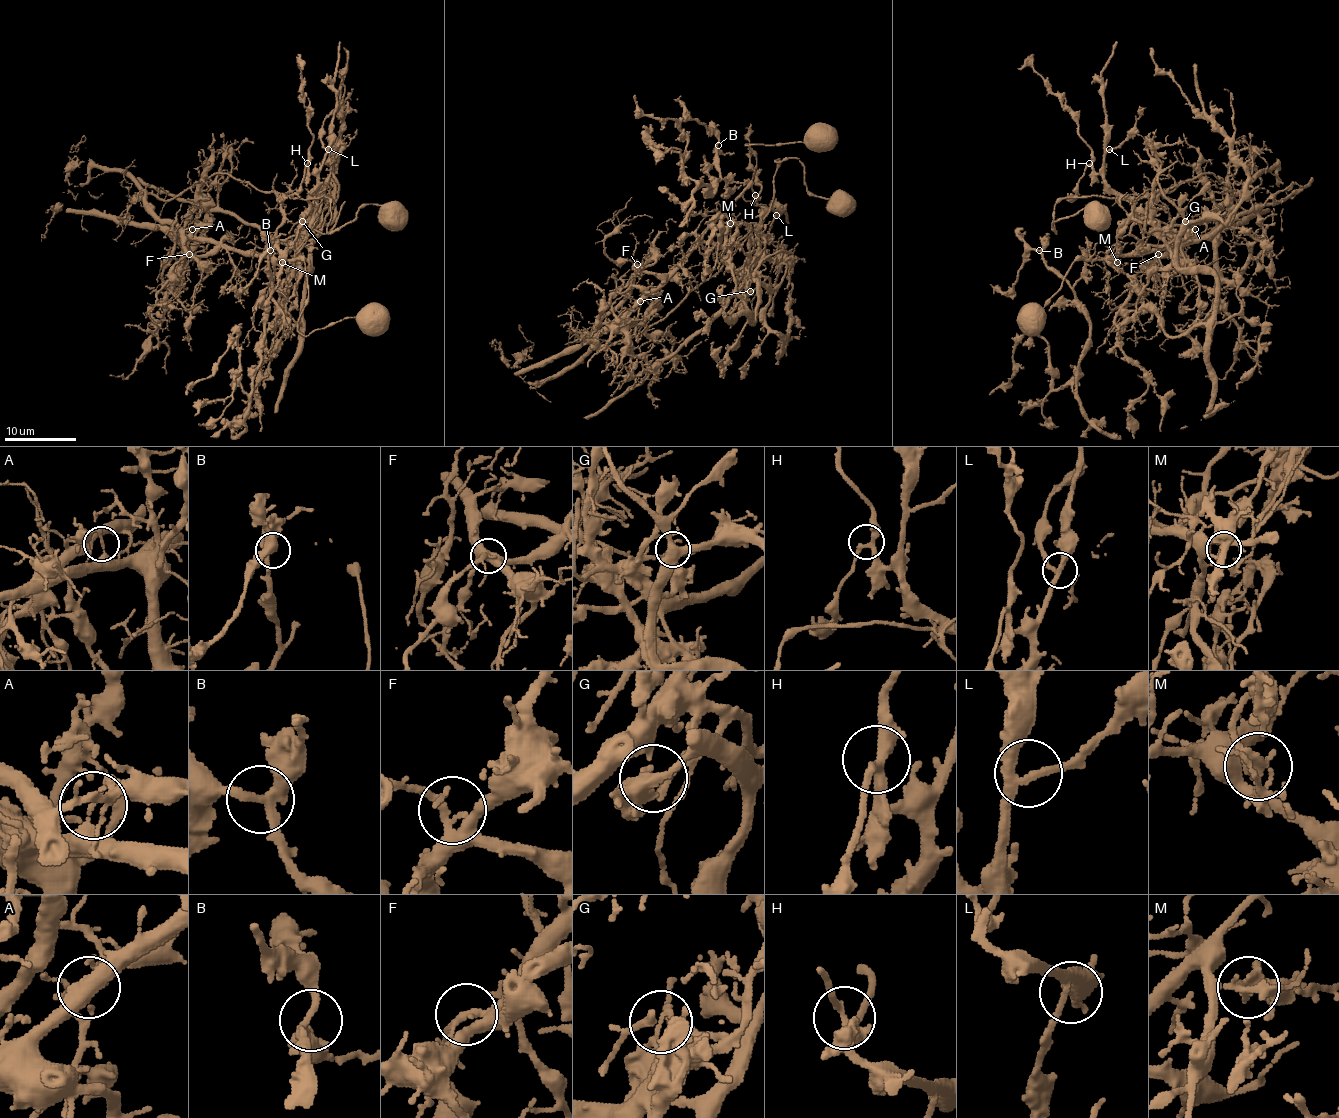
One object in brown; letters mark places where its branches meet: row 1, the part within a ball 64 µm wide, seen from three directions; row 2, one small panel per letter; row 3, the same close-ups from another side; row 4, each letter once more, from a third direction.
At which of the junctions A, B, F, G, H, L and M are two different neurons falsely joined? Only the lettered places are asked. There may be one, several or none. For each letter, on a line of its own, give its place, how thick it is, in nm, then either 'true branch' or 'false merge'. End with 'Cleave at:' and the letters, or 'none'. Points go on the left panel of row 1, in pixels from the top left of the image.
A: place (192, 229); calibre 200 nm; false merge
B: place (270, 250); calibre 320 nm; true branch
F: place (189, 254); calibre 260 nm; true branch
G: place (302, 221); calibre 150 nm; false merge
H: place (307, 163); calibre 280 nm; true branch
L: place (328, 149); calibre 240 nm; true branch
M: place (282, 262); calibre 240 nm; false merge
Cleave at: A, G, M

